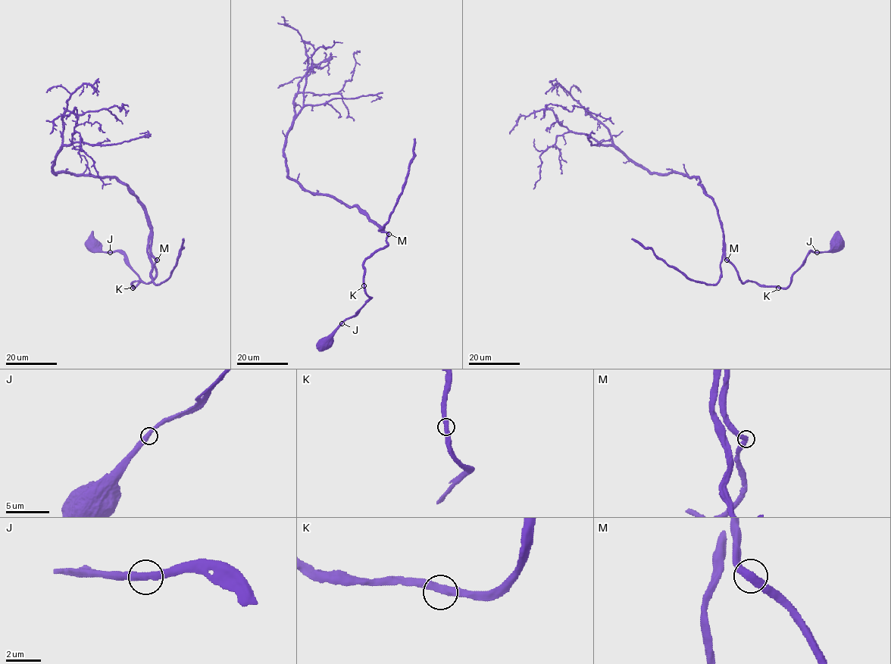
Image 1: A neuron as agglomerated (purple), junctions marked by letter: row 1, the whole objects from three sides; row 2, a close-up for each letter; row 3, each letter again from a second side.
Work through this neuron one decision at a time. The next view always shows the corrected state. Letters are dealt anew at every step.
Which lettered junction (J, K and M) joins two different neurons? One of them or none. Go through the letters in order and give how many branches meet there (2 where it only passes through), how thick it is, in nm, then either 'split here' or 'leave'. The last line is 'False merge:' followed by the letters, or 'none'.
J: 2 branches meet; 420 nm thick; leave
K: 2 branches meet; 440 nm thick; leave
M: 2 branches meet; 440 nm thick; leave
False merge: none

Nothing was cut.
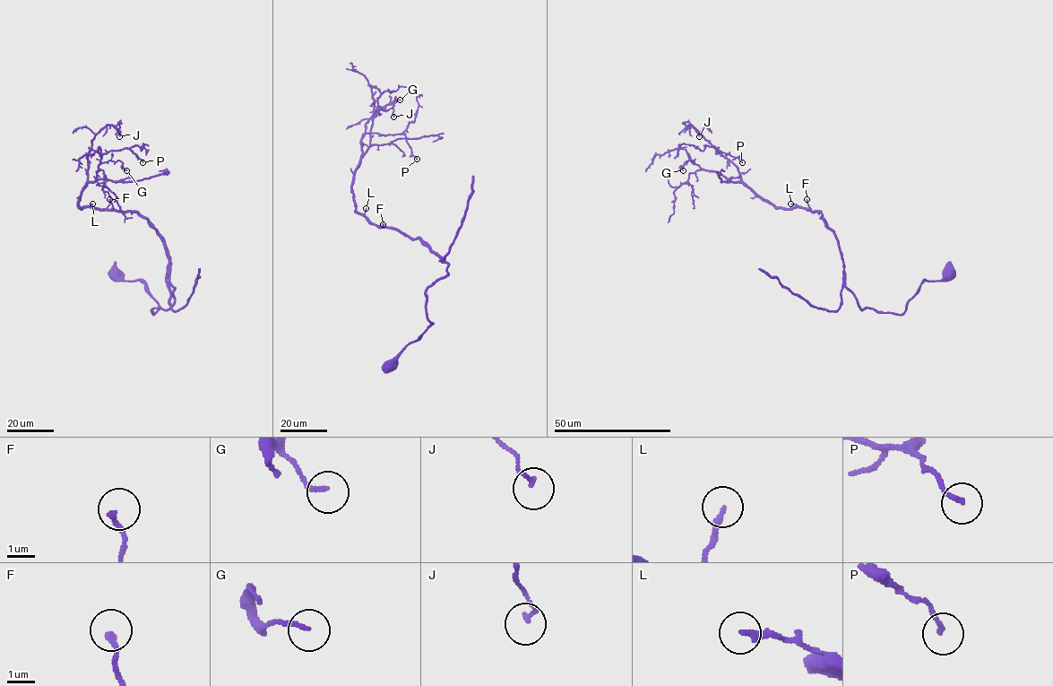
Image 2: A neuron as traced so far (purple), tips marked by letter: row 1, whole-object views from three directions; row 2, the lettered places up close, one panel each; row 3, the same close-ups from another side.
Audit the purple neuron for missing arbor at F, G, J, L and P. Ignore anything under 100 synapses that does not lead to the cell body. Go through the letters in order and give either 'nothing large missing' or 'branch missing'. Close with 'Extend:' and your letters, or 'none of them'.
F: nothing large missing
G: nothing large missing
J: nothing large missing
L: nothing large missing
P: nothing large missing
Extend: none of them

